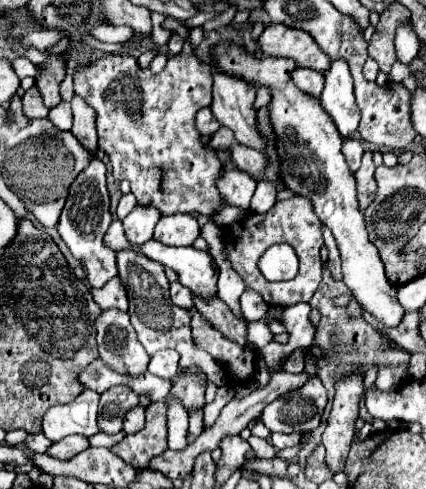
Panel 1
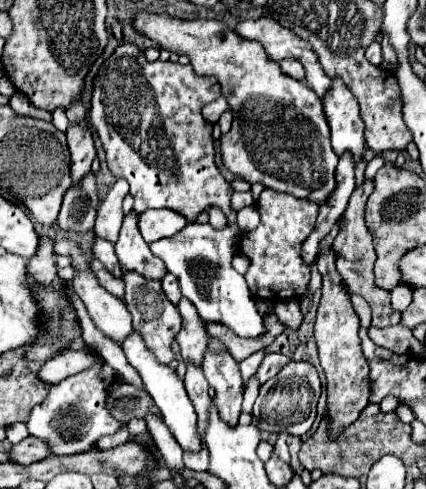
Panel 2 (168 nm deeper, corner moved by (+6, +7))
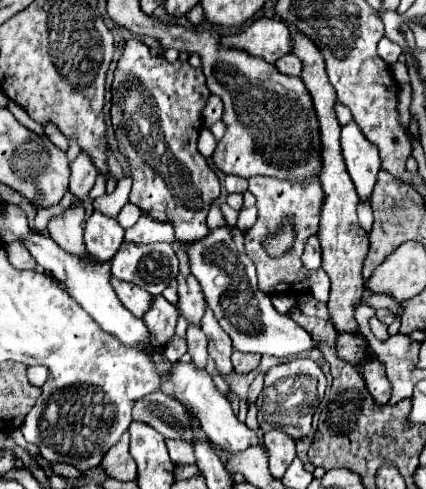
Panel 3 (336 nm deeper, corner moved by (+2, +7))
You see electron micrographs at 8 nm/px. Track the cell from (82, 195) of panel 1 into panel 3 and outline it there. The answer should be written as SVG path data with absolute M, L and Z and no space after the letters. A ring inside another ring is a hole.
M113 281L113 289L117 291L117 297L121 299L121 303L135 315L135 317L143 317L151 305L153 305L153 295L147 293L145 289L137 287L137 285L129 285L129 283L123 283L123 281Z

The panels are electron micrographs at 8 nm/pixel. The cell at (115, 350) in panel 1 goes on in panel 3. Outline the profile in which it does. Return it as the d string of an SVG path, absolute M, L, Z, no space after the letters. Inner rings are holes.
M71 205L63 209L63 213L55 219L49 221L47 225L49 235L61 245L65 251L71 253L87 253L85 243L81 241L83 237L83 209L81 205Z

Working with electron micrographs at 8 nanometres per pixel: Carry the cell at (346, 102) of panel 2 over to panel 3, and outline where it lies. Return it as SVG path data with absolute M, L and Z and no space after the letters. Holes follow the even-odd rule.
M349 123L341 131L341 147L347 163L347 171L355 183L361 201L369 201L373 187L377 185L377 173L381 159L377 147L371 145L355 123Z

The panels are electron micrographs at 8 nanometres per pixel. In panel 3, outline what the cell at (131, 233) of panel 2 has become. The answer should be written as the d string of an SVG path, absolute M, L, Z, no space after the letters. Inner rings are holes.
M169 243L121 245L111 259L111 273L119 281L129 281L159 295L177 277L177 255Z

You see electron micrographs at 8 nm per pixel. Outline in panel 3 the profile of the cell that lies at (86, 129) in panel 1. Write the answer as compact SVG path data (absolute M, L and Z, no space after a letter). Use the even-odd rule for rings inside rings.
M79 153L79 157L71 163L71 181L69 181L69 191L81 201L85 209L85 219L93 213L93 201L89 197L89 191L93 189L97 177L97 169L93 169L93 161L85 157L85 153Z

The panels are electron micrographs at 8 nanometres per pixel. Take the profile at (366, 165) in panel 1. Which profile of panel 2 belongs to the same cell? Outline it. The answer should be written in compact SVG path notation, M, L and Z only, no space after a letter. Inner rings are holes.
M365 179L361 185L355 187L355 191L351 193L349 197L349 203L347 203L347 209L339 221L339 233L333 241L333 249L337 253L337 271L339 275L343 277L345 285L349 287L351 293L357 293L361 295L369 305L371 305L371 311L373 311L373 327L377 329L383 329L383 327L391 327L391 325L397 325L401 323L401 313L393 309L391 301L389 301L389 291L385 289L379 289L375 283L373 283L373 263L375 263L375 251L373 251L373 243L371 243L371 233L367 231L365 227L365 221L363 221L363 209L365 209L365 201L367 197L371 195L373 191L373 181L371 179Z

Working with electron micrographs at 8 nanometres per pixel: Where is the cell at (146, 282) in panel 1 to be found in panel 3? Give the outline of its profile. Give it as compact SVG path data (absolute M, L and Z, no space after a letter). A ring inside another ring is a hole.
M157 295L153 309L149 313L145 313L143 321L145 321L147 329L165 345L175 335L177 309L171 303L167 303L161 295Z

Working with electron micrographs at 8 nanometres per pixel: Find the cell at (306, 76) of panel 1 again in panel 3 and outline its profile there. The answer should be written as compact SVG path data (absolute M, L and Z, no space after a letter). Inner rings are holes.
M293 53L277 59L277 61L275 61L275 67L277 67L281 73L285 73L285 75L295 75L295 77L297 77L297 75L301 73L301 61L299 61Z

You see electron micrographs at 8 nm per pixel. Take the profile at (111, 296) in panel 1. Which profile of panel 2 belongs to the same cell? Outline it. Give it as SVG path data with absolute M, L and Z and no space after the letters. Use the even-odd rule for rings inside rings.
M95 239L93 243L93 257L97 257L111 275L115 275L117 279L121 279L121 265L117 261L117 255L115 255L115 249L113 249L113 243L109 241L103 241L103 239Z

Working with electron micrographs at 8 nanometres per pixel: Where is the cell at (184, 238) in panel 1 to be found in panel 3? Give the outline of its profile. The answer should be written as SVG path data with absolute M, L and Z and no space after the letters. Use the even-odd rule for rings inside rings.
M141 217L131 229L125 231L125 237L123 237L123 243L135 243L135 245L159 243L159 241L165 241L165 243L175 241L173 227L161 221L155 221L151 217Z

